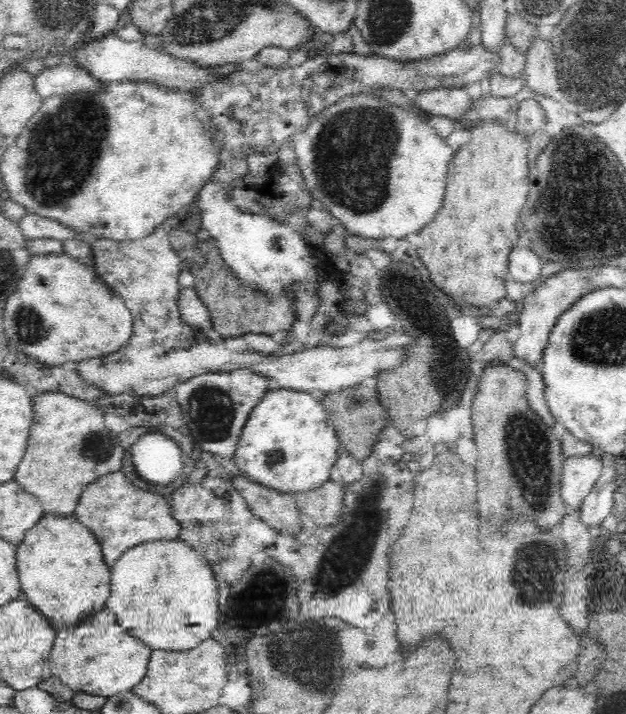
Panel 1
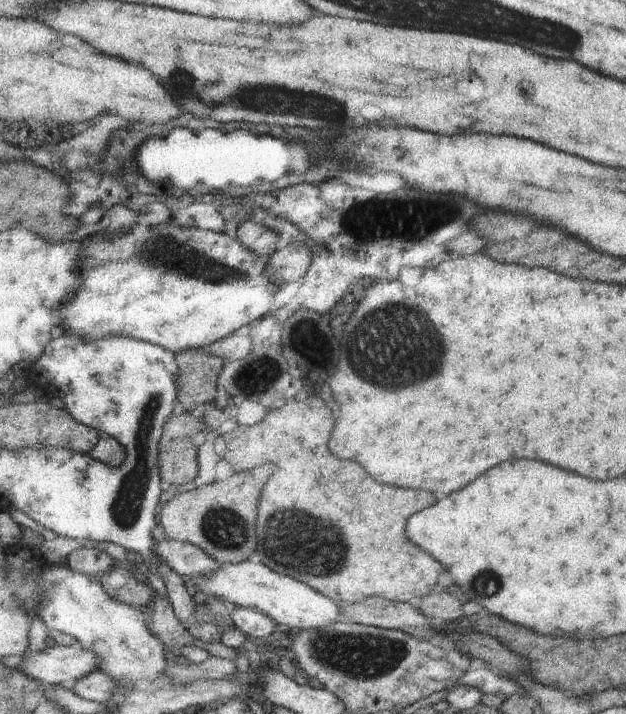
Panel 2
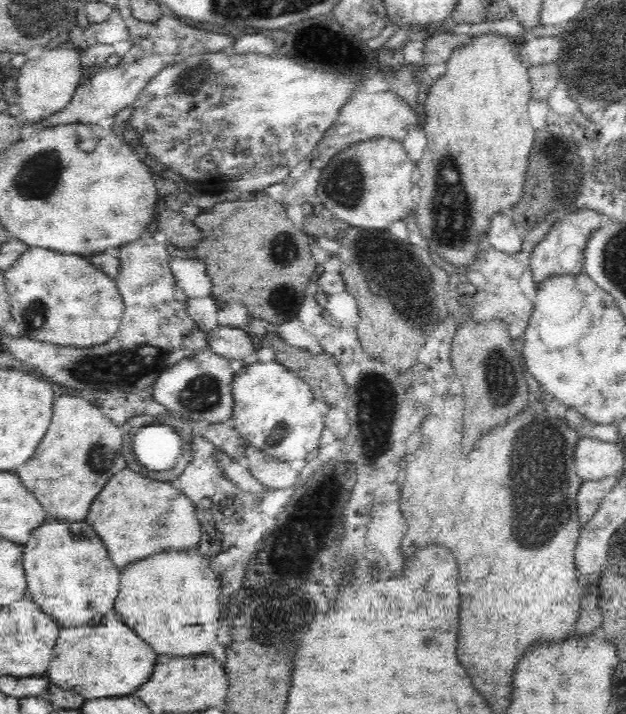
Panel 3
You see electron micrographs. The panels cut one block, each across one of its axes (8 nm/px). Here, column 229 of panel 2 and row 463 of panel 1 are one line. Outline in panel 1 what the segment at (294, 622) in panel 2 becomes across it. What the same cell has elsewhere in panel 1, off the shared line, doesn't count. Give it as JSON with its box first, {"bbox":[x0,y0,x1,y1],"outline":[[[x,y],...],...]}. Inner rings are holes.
{"bbox":[561,453,603,509],"outline":[[[598,453],[566,459],[561,476],[562,500],[568,506],[579,509],[584,498],[592,491],[602,470],[603,462]]]}

